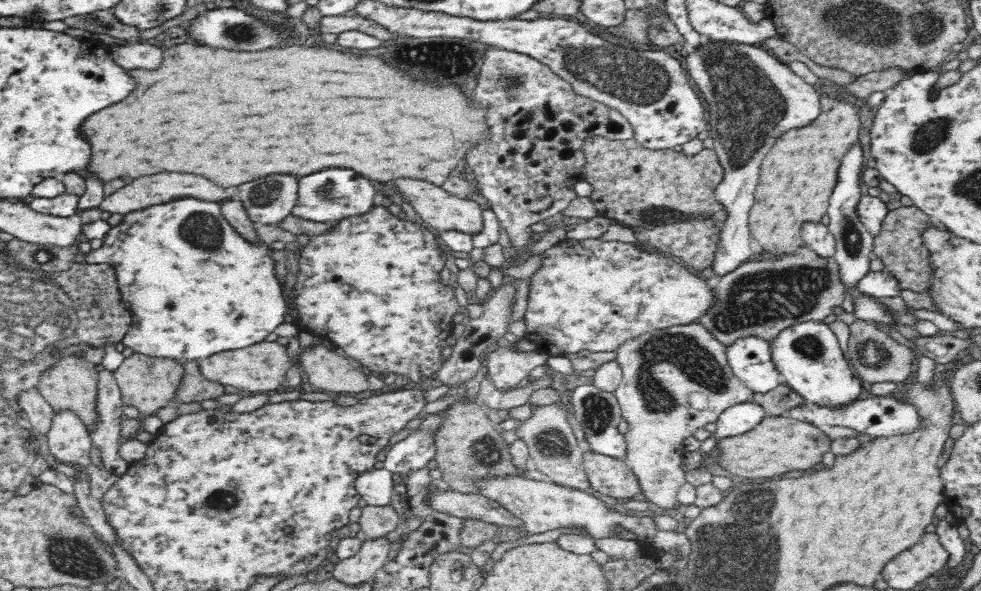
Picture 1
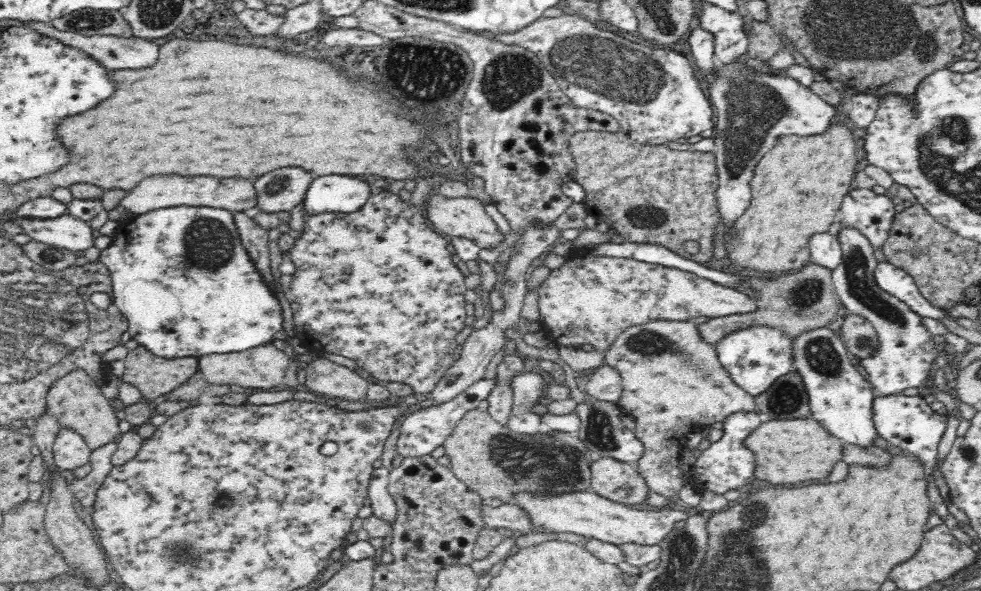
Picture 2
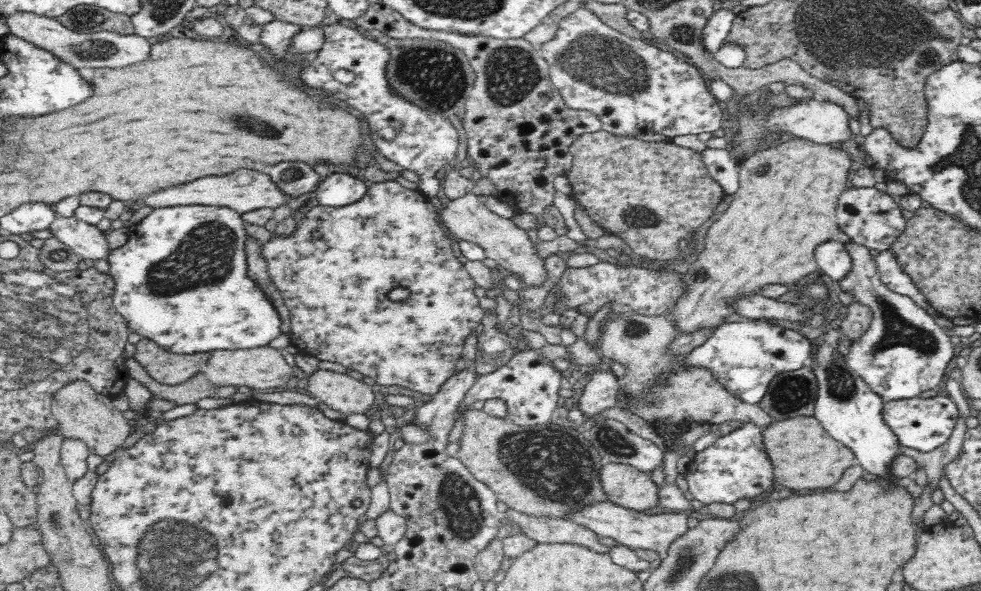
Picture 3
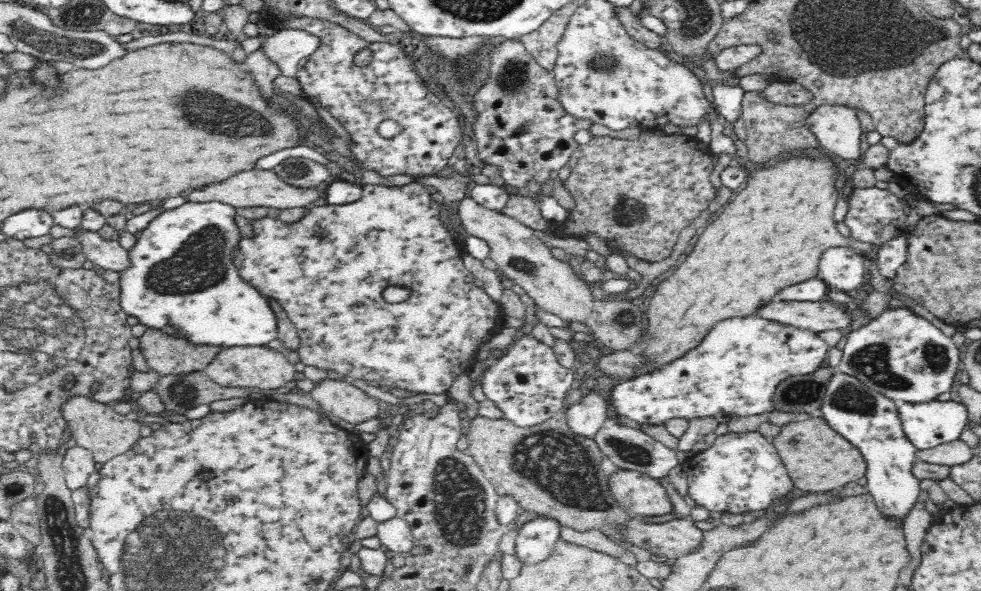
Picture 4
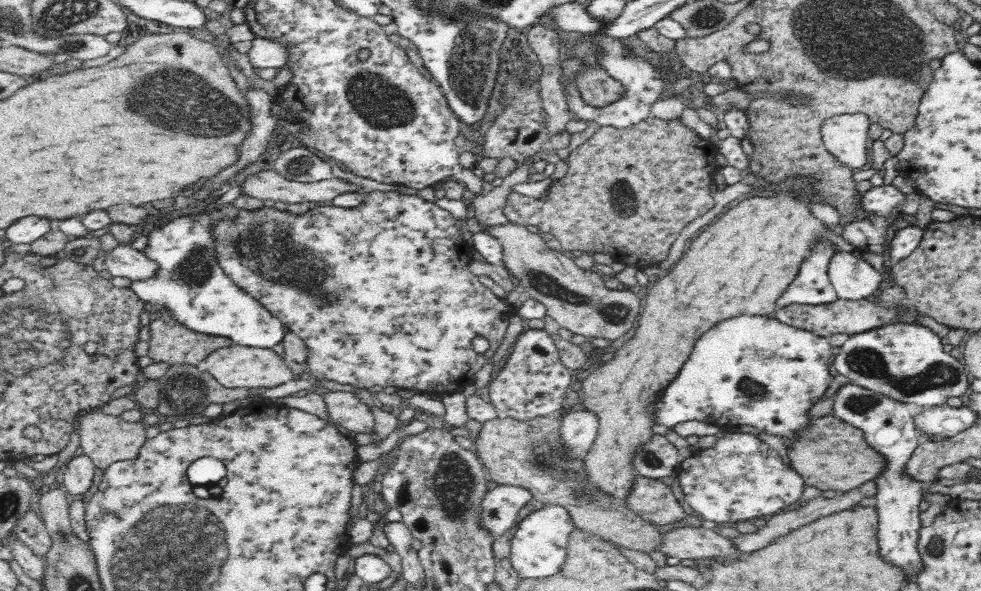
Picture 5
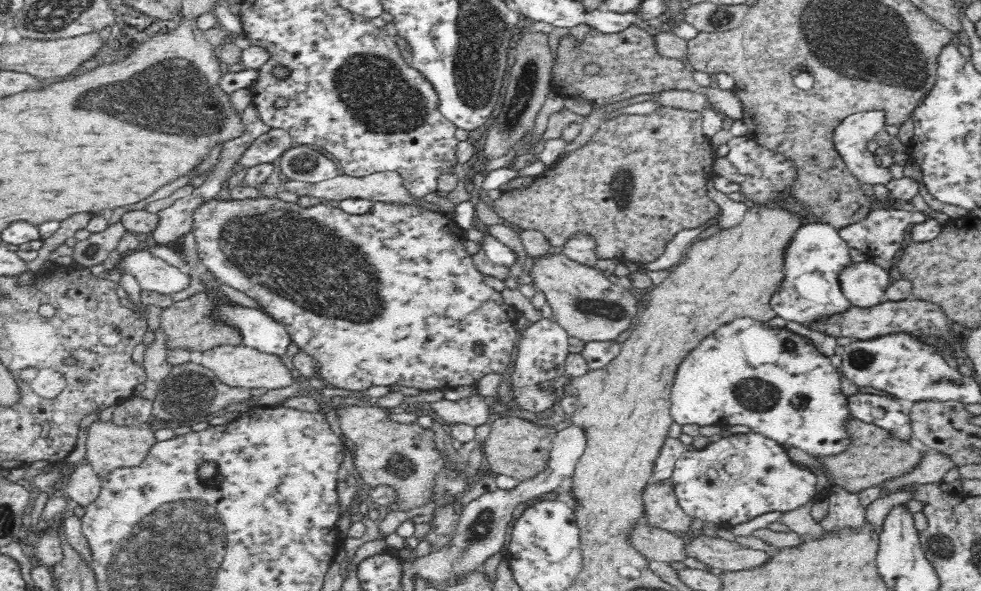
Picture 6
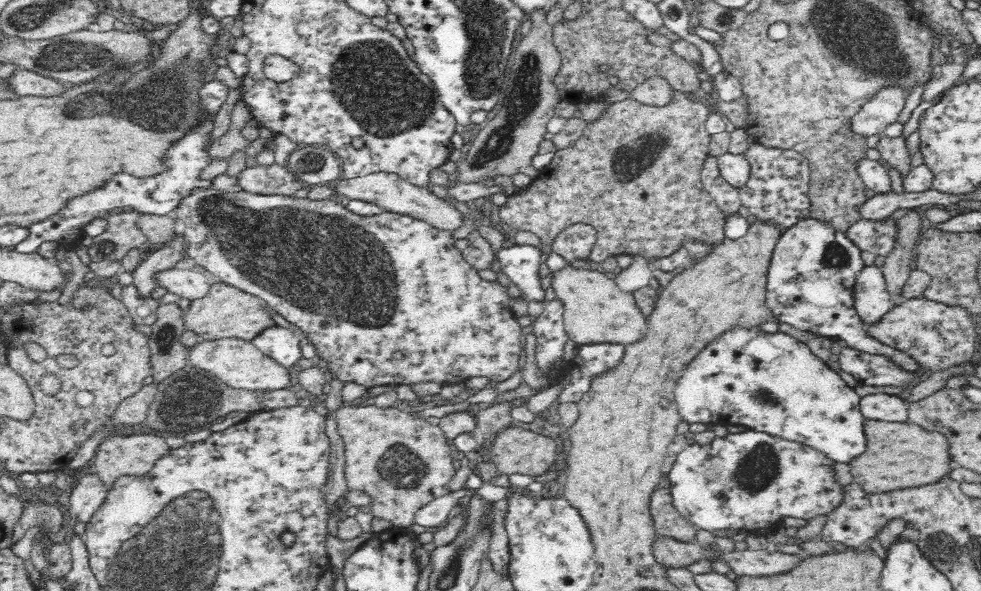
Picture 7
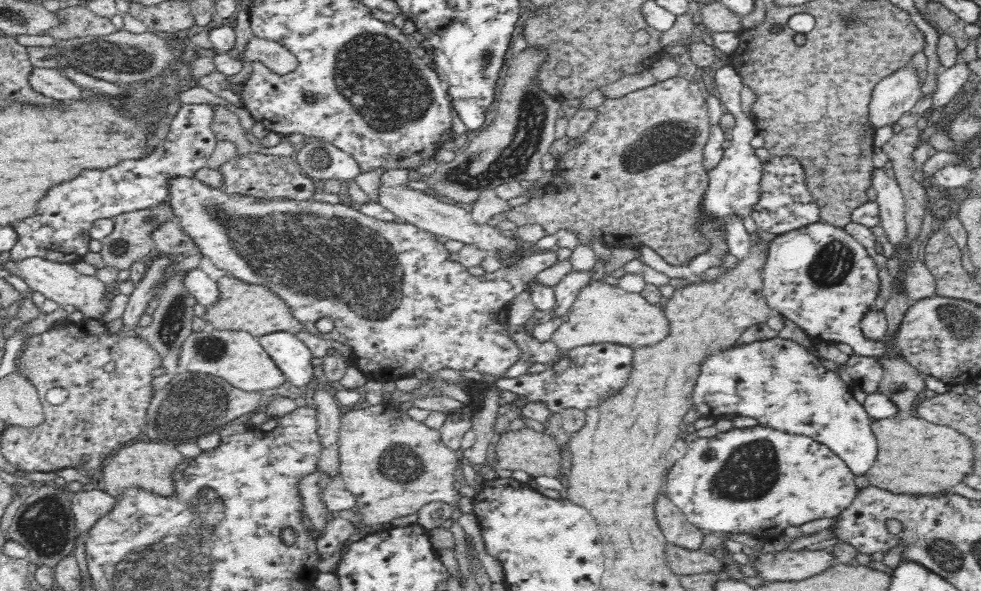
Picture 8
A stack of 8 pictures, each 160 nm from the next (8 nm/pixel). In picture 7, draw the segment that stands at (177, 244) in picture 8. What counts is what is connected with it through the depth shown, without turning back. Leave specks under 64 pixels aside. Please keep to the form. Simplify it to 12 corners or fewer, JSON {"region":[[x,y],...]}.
{"region":[[140,213],[138,227],[152,244],[178,238],[176,217]]}

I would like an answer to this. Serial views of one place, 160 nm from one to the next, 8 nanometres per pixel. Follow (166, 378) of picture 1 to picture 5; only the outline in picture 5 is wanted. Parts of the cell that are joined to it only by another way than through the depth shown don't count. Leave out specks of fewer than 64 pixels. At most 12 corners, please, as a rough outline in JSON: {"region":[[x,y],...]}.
{"region":[[159,311],[151,322],[153,362],[200,365],[224,336],[201,334]]}

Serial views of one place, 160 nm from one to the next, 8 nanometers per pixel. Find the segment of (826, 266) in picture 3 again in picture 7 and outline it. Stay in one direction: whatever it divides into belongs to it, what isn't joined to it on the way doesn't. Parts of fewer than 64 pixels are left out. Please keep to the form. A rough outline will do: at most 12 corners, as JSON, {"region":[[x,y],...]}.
{"region":[[866,266],[856,280],[854,308],[866,328],[894,308],[884,274]]}

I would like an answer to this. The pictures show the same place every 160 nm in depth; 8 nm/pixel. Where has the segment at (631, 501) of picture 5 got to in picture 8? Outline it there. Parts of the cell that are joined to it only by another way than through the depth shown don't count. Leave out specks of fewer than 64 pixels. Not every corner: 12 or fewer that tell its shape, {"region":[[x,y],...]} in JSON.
{"region":[[658,498],[656,516],[669,544],[704,548],[706,532],[692,526],[671,500]]}

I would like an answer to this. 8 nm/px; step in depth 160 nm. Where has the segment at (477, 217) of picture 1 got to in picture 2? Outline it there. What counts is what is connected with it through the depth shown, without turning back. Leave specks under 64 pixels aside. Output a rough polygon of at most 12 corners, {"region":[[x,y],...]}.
{"region":[[430,194],[426,214],[447,238],[486,250],[506,233],[476,198]]}

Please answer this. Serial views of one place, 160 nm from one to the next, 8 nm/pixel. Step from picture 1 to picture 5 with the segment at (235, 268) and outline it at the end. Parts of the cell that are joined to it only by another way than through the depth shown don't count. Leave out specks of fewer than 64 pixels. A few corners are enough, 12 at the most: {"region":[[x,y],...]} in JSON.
{"region":[[242,194],[145,230],[160,264],[131,290],[149,308],[233,345],[287,331],[216,263],[212,222]]}

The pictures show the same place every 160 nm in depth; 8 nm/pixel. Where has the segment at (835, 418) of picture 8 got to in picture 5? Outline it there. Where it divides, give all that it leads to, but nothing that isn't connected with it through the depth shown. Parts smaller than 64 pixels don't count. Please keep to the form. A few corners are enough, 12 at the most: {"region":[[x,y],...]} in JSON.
{"region":[[773,316],[704,334],[658,422],[812,426],[835,349]]}

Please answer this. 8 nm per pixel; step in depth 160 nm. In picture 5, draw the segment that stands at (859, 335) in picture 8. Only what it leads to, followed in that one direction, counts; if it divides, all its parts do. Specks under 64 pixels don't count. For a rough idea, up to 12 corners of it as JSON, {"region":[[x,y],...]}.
{"region":[[826,235],[809,244],[778,309],[832,305],[830,260],[840,247]]}

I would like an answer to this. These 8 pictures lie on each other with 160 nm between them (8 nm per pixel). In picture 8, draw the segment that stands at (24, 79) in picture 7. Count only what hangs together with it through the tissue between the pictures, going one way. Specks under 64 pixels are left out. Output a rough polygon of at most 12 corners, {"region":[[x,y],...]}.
{"region":[[33,68],[36,92],[66,102],[85,99],[82,87],[57,68]]}

